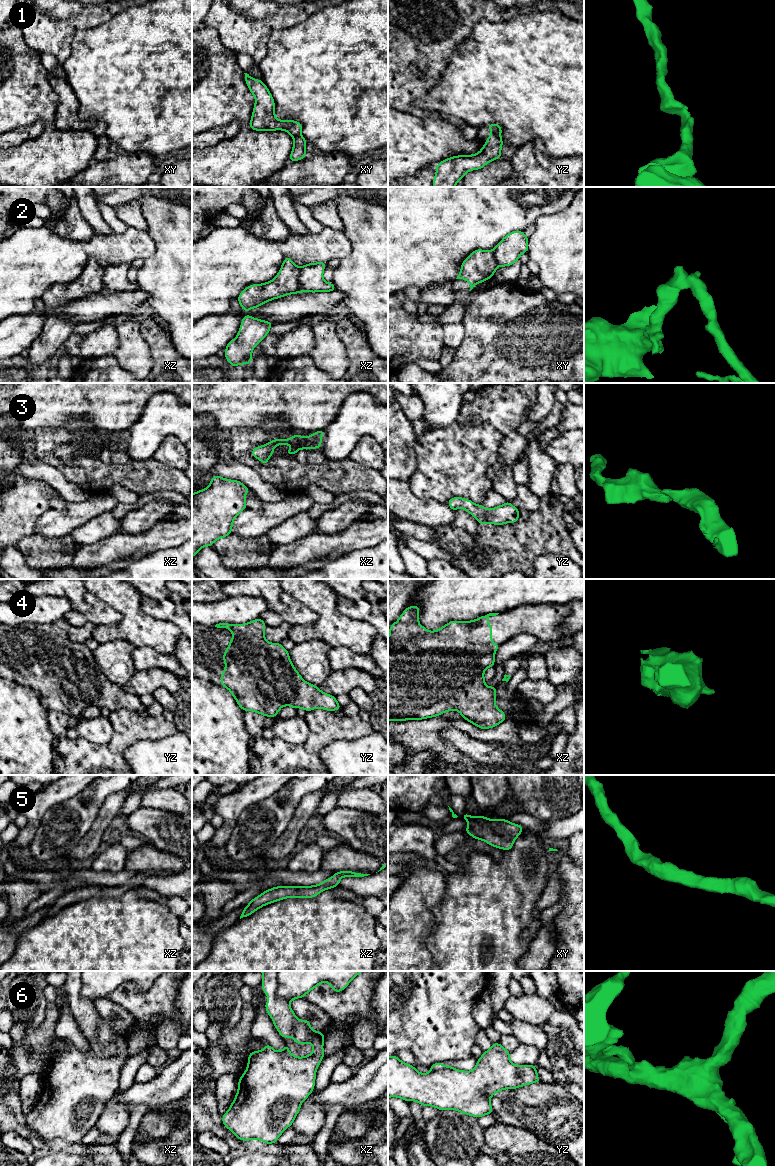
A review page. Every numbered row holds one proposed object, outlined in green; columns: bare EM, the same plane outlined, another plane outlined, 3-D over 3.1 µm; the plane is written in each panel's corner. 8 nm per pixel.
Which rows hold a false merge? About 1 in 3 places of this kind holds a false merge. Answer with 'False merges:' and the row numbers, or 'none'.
False merges: 2, 6

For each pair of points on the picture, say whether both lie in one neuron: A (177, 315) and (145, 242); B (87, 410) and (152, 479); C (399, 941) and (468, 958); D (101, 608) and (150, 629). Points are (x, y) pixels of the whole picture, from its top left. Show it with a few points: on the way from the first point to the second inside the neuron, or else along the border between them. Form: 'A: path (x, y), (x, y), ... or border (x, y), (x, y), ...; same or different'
A: border (150, 232), (154, 244), (154, 252), (144, 260); different
B: border (74, 430), (82, 427), (94, 427), (98, 431); different
C: border (433, 925), (425, 940), (425, 946), (432, 960); different
D: border (103, 601), (121, 614), (120, 621); different

